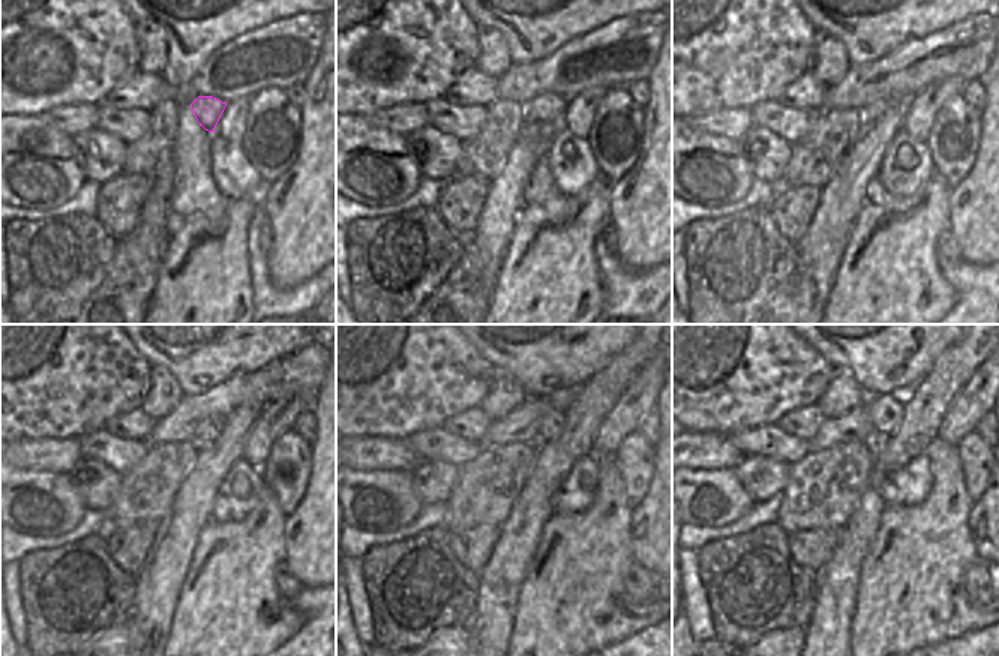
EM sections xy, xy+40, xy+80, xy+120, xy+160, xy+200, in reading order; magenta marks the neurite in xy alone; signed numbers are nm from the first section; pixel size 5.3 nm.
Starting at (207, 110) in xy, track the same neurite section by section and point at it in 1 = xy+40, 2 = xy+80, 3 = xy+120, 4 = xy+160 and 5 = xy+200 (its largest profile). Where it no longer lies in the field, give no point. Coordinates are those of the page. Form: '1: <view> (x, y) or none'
1: xy+40 (546, 107)
2: xy+80 (873, 110)
3: xy+120 (209, 431)
4: xy+160 (551, 424)
5: xy+200 (887, 410)

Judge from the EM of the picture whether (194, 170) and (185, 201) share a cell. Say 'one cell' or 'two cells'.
one cell

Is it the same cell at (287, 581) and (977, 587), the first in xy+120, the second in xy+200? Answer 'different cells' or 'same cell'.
same cell

